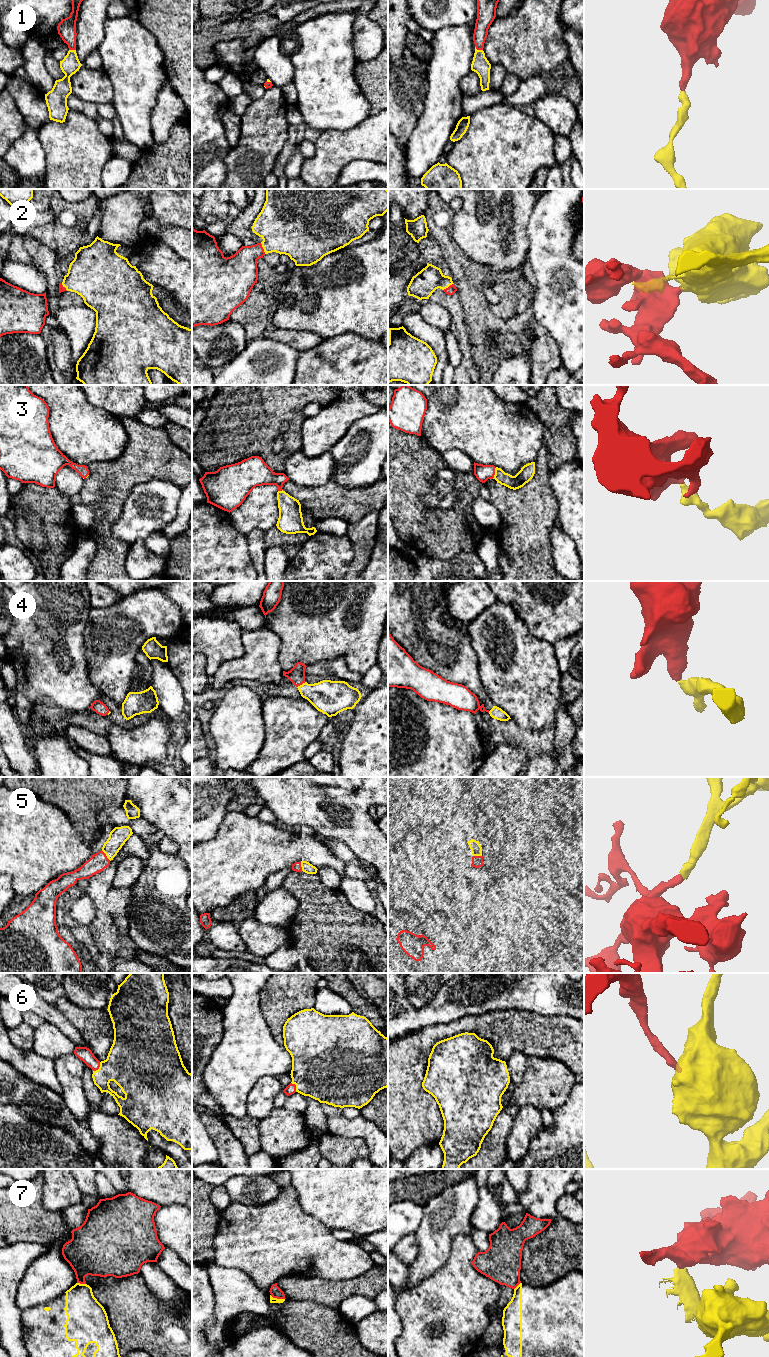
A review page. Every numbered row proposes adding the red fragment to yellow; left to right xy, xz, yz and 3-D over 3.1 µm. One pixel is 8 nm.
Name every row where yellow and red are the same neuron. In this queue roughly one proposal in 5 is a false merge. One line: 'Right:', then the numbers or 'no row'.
Right: 1, 2, 3, 4, 5, 6

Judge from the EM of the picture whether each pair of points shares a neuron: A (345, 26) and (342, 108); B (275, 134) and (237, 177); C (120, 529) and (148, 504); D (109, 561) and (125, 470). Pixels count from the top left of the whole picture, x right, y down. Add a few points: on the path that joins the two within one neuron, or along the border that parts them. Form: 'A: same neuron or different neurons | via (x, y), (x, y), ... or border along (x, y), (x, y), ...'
A: same neuron | via (334, 46), (334, 88)
B: same neuron | via (264, 145), (247, 166)
C: same neuron | via (127, 525), (141, 511)
D: same neuron | via (105, 538), (105, 516), (110, 509), (110, 493)

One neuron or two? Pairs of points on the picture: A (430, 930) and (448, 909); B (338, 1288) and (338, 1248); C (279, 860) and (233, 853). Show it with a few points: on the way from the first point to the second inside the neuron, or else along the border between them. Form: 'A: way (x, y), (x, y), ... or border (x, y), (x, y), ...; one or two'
A: border (457, 899), (457, 925), (440, 913), (420, 922); two
B: border (361, 1274), (336, 1280), (325, 1280), (315, 1276); two
C: way (268, 853), (244, 853); one

